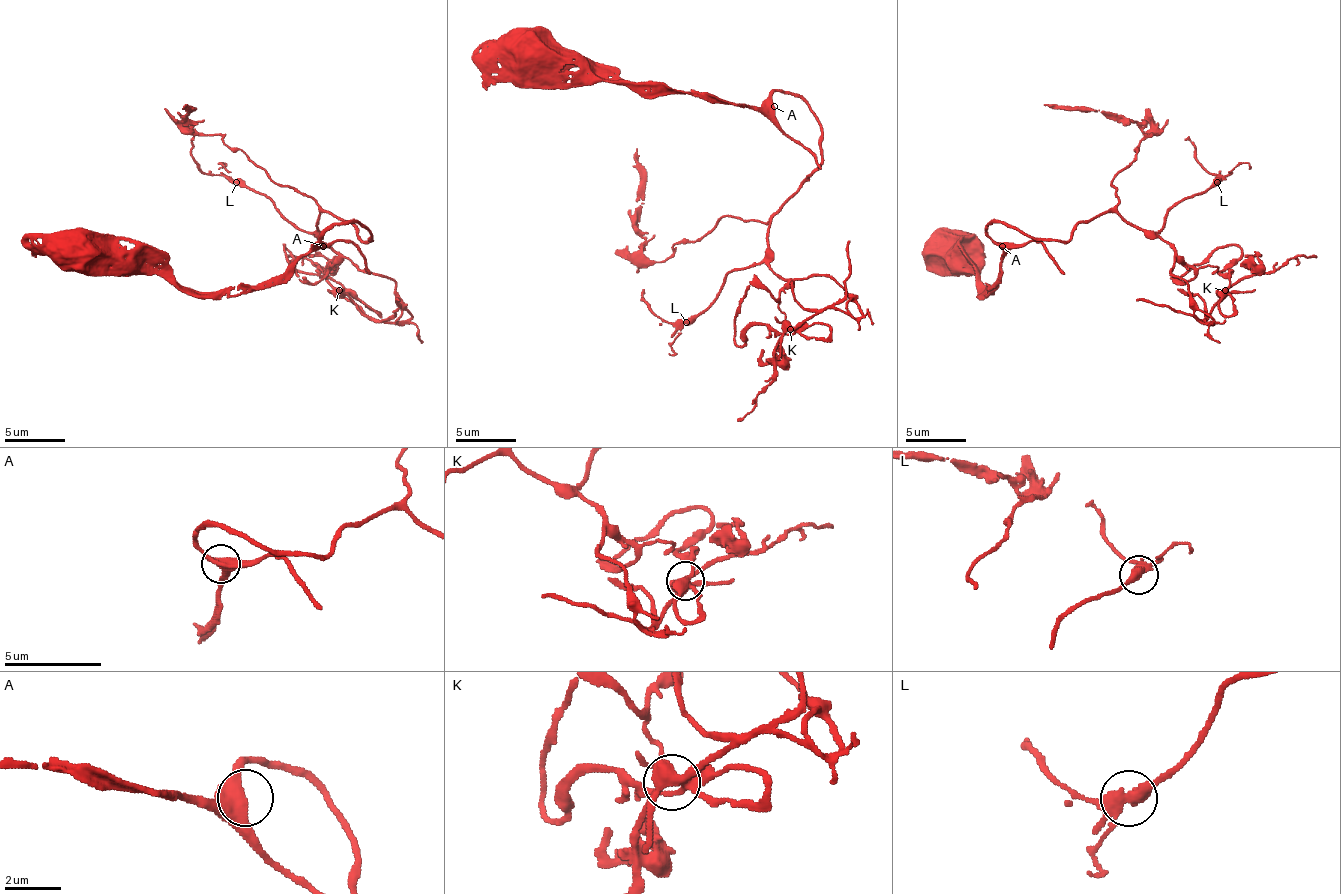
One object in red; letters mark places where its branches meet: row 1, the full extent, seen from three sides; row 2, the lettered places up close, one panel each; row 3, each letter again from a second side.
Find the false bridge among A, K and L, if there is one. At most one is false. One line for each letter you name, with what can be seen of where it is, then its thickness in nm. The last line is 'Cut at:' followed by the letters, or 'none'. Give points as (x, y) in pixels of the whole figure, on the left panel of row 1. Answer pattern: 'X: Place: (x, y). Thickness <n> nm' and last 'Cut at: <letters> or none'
Cut at: none

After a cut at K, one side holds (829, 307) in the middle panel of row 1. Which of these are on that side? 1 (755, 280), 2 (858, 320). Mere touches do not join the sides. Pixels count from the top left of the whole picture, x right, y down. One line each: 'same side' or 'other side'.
1: same side
2: same side

